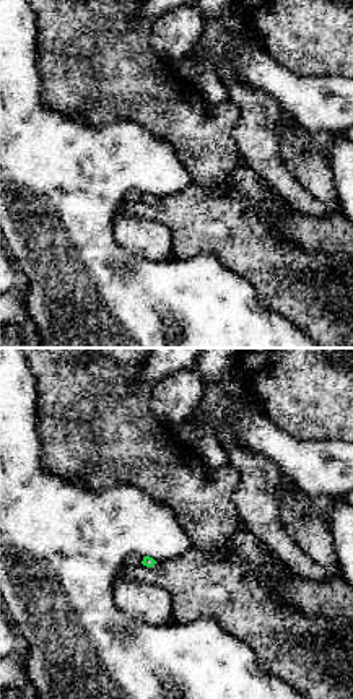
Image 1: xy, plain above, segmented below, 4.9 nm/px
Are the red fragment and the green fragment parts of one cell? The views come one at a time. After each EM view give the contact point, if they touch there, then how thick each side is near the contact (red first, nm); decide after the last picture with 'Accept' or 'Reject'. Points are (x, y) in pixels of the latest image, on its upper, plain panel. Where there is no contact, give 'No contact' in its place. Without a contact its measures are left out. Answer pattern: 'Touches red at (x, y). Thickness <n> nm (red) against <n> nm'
No contact

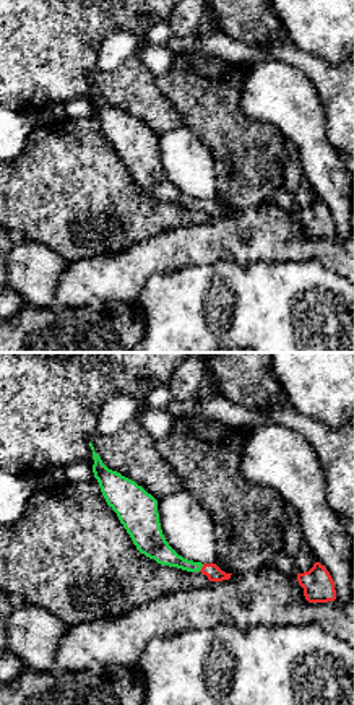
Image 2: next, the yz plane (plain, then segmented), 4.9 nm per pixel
Touches red at (202, 203). Thickness 80 nm (red) against 120 nm

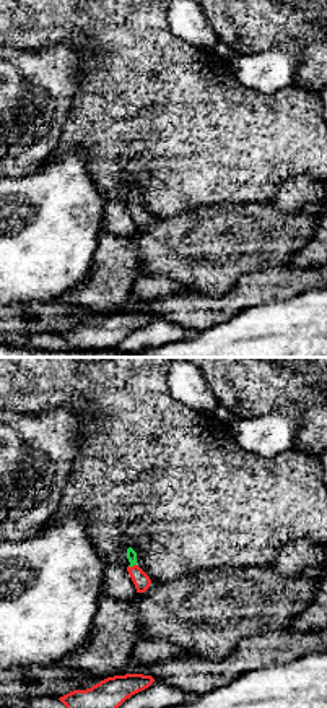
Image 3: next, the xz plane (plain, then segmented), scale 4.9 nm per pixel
Touches red at (134, 202). Thickness 90 nm (red) against 50 nm

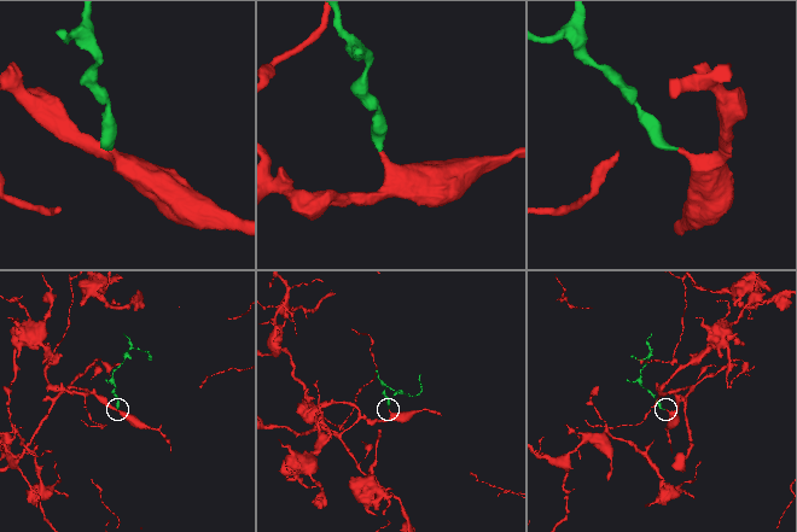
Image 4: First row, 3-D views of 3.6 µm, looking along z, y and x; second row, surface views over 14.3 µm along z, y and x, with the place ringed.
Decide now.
Accept

